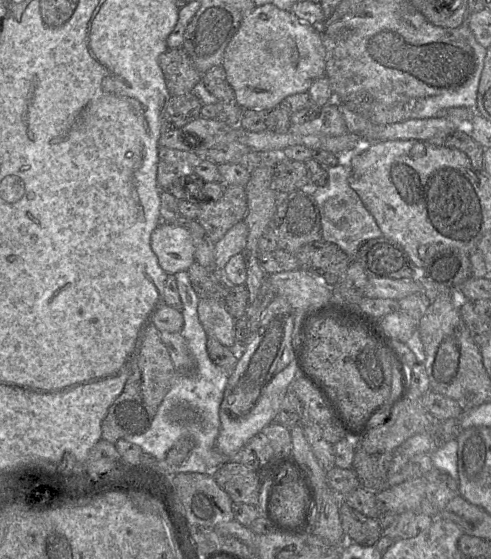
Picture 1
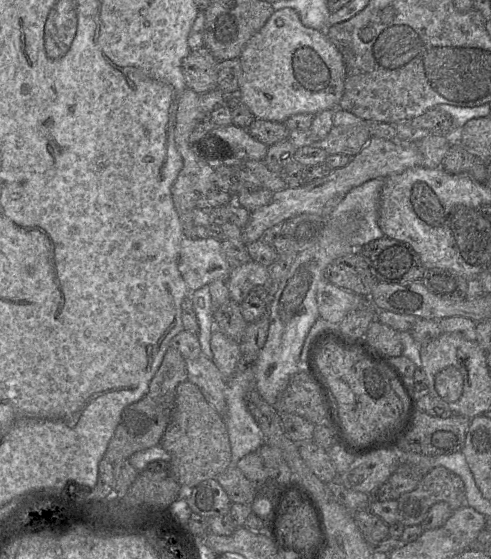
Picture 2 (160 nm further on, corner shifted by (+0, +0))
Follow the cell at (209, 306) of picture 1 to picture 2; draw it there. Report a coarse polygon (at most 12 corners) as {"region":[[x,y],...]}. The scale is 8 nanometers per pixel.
{"region":[[214,329],[213,362],[227,381],[241,358],[239,343]]}

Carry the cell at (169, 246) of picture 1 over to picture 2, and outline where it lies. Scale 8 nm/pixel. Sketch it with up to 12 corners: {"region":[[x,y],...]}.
{"region":[[184,235],[178,269],[190,292],[231,271],[220,241]]}

